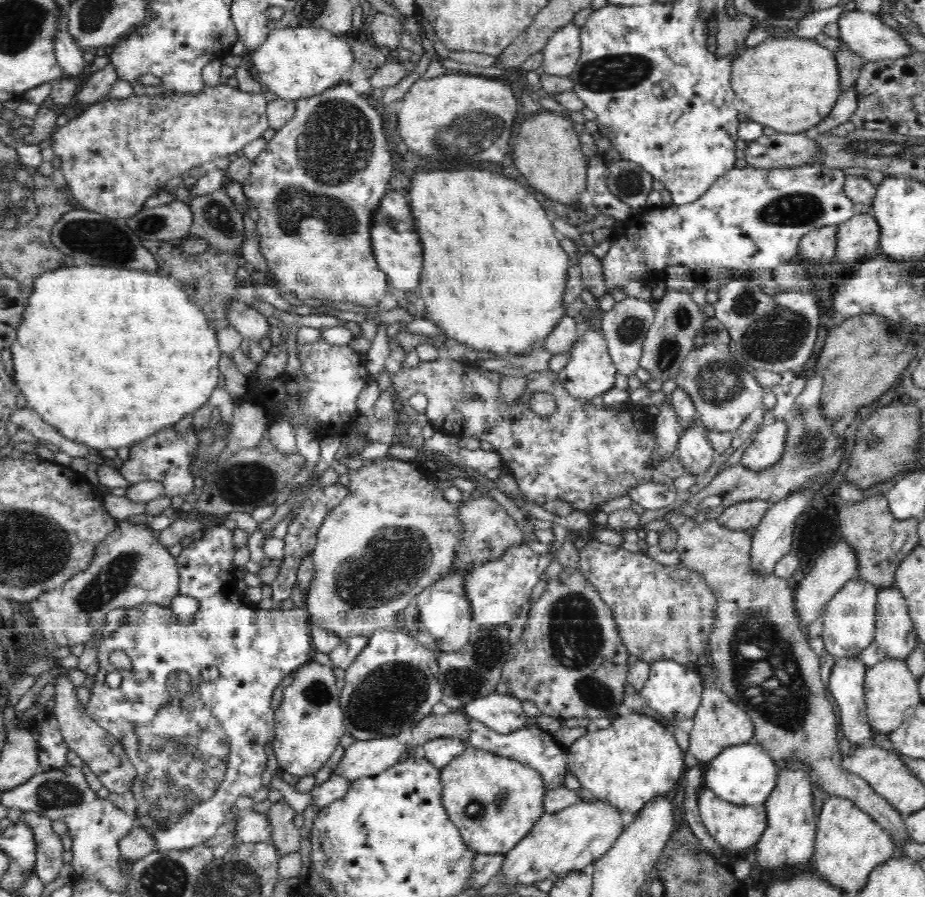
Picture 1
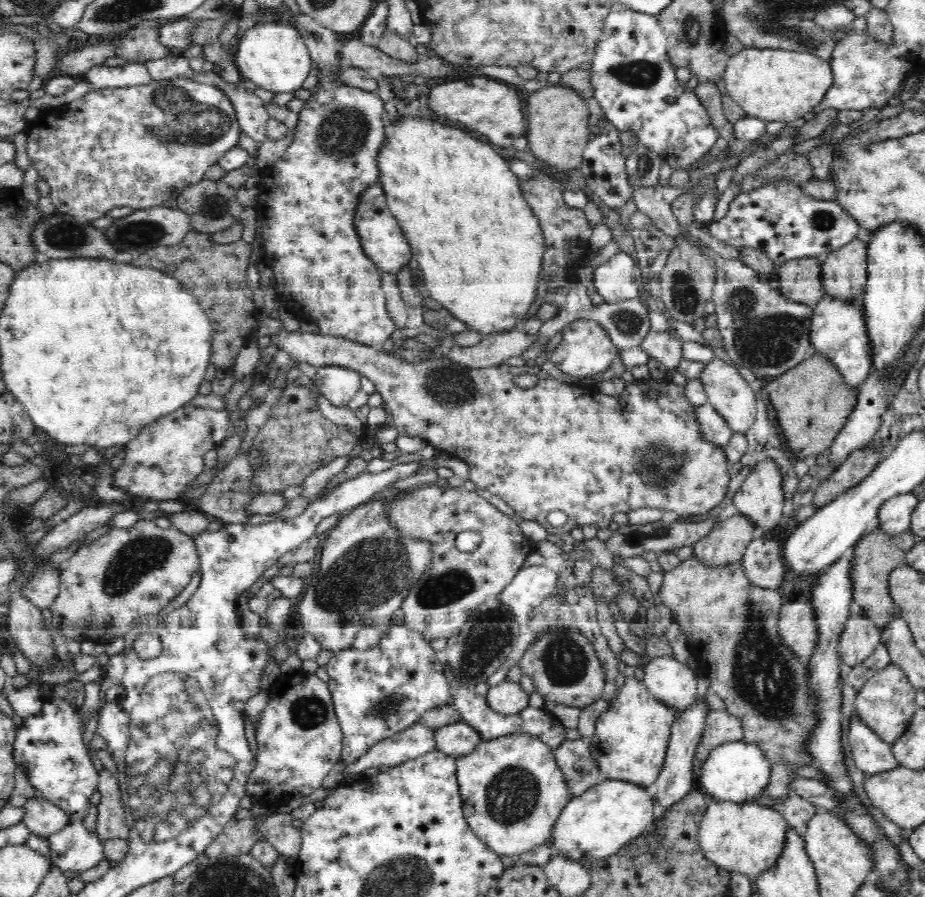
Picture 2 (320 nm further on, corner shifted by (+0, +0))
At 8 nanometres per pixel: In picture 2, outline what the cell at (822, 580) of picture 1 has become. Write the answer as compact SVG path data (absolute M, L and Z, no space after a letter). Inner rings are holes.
M814 602L786 603L779 614L778 632L803 661L810 660L820 636Z

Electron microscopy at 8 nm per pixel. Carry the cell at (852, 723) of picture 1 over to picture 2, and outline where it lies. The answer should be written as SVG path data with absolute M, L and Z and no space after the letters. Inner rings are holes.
M855 715L851 720L848 742L854 764L867 775L898 766L892 745L884 742L868 725L860 721L860 716Z

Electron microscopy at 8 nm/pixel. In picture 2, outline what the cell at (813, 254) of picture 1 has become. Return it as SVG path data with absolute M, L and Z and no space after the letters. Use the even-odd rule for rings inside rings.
M822 258L790 260L778 270L777 287L784 297L814 306L825 296L822 286Z

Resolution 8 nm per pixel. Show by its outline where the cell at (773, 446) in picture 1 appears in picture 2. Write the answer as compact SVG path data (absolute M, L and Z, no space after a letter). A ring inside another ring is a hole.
M759 463L736 491L733 503L738 513L749 518L761 533L774 530L784 508L782 477L776 463Z

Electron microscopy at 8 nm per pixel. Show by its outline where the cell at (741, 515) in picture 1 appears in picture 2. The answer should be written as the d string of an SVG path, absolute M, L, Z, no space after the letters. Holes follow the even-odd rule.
M743 514L719 521L714 528L697 543L692 544L693 556L707 565L728 564L741 560L748 544L761 531Z

